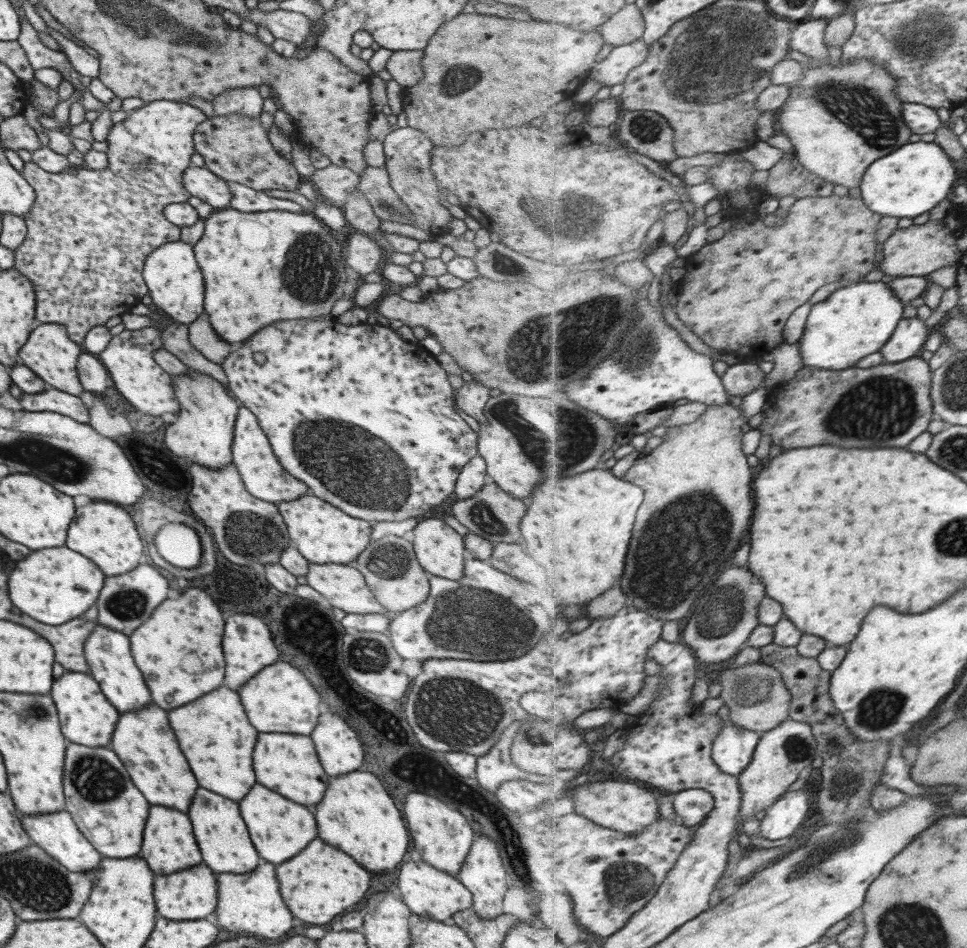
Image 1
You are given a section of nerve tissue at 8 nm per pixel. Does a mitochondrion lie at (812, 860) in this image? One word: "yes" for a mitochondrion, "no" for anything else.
yes

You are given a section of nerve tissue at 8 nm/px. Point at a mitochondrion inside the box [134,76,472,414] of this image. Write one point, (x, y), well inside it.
(309, 272)

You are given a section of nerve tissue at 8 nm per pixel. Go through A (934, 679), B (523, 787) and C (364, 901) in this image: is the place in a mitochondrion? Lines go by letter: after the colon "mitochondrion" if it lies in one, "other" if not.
A: other
B: other
C: other

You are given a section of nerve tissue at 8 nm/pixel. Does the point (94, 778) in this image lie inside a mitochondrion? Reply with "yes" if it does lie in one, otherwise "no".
yes

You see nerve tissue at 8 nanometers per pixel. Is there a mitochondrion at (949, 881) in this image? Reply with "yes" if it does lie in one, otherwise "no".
no

